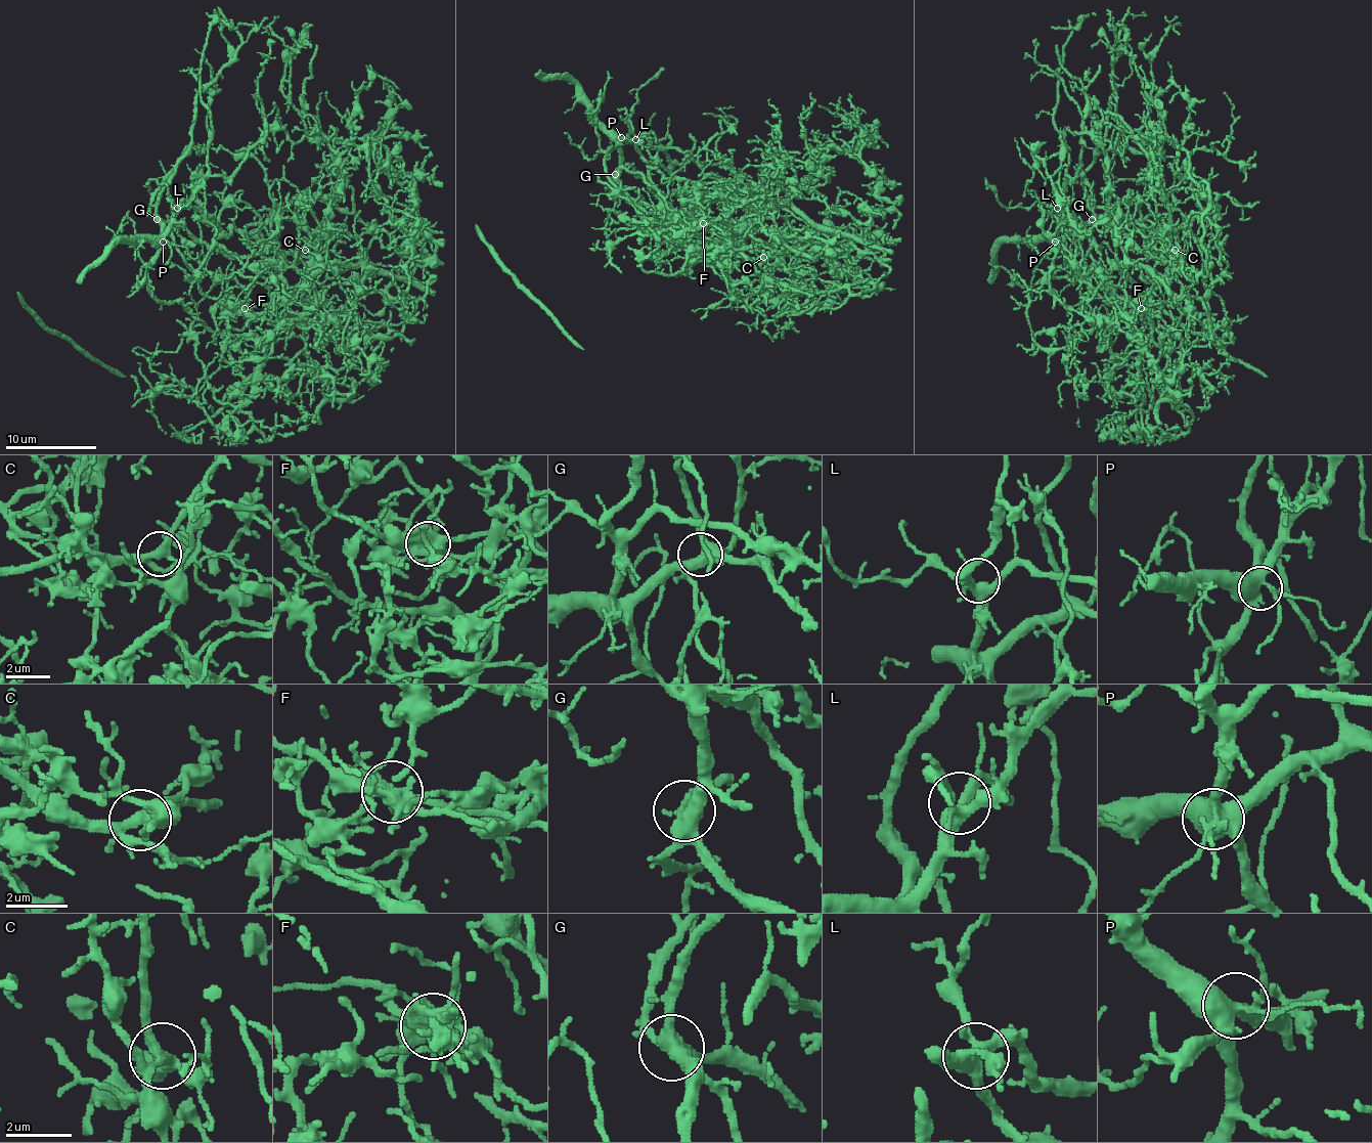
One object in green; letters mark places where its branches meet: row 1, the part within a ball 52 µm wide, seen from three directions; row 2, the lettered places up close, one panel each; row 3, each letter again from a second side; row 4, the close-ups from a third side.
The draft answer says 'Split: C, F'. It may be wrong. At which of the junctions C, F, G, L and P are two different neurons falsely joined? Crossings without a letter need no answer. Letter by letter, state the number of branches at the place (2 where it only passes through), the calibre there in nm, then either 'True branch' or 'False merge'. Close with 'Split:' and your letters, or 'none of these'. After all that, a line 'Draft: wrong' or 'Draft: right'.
C: Branches: 4. Thickness 280 nm. False merge
F: Branches: 7. Thickness 500 nm. False merge
G: Branches: 4. Thickness 460 nm. True branch
L: Branches: 5. Thickness 400 nm. True branch
P: Branches: 6. Thickness 500 nm. True branch
Split: C, F
Draft: right

